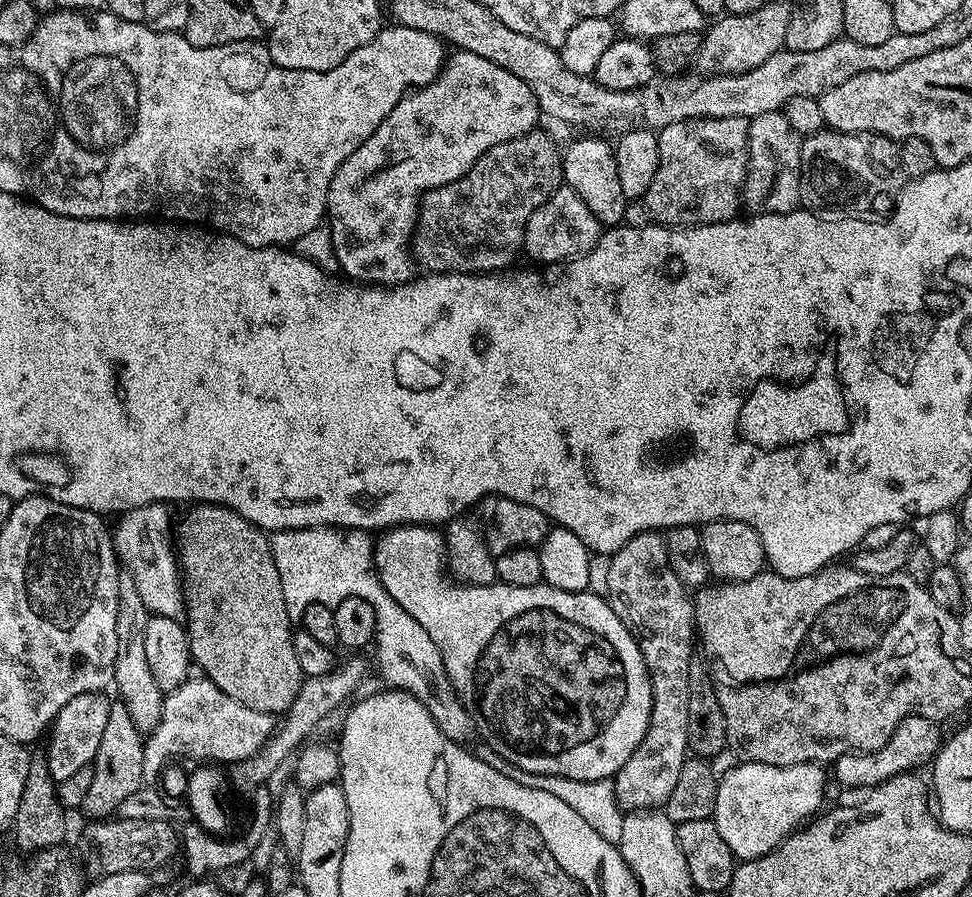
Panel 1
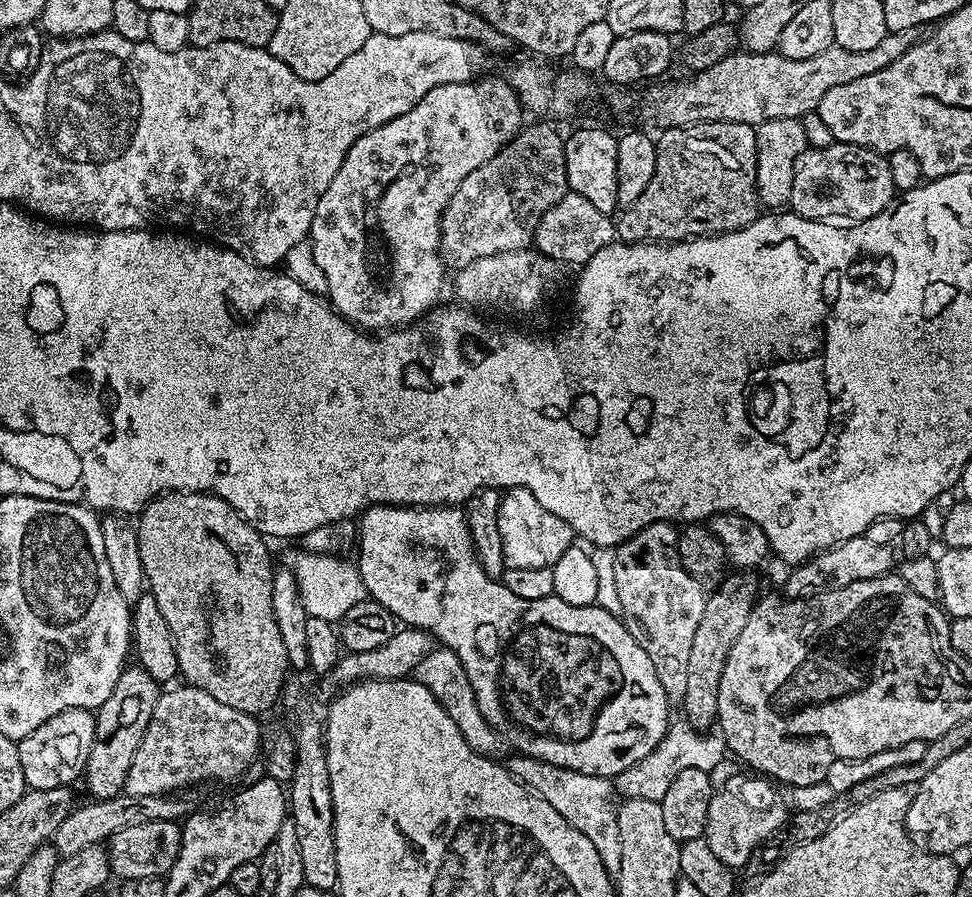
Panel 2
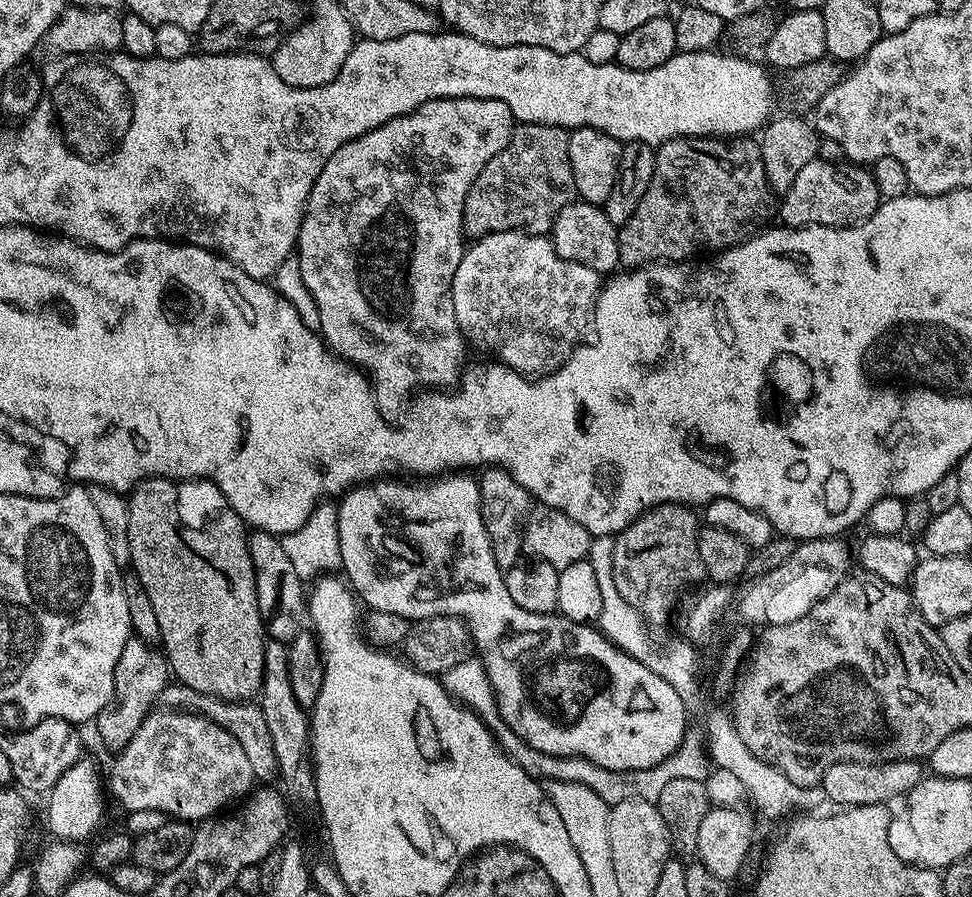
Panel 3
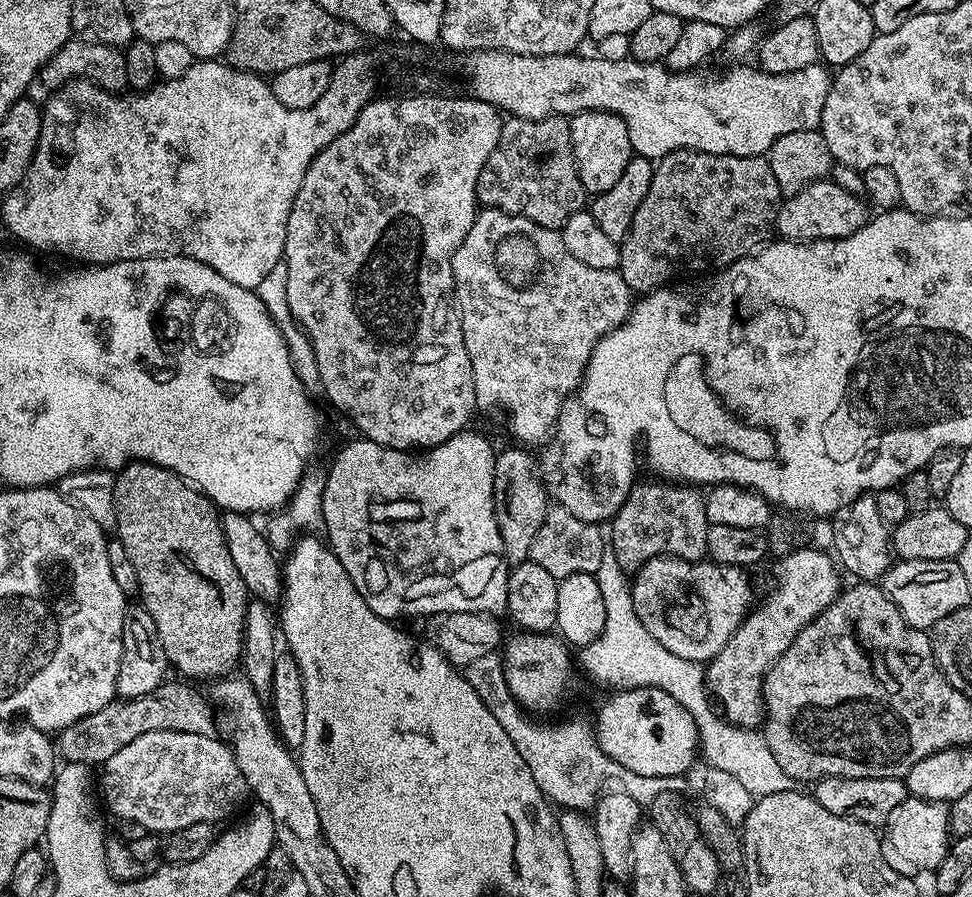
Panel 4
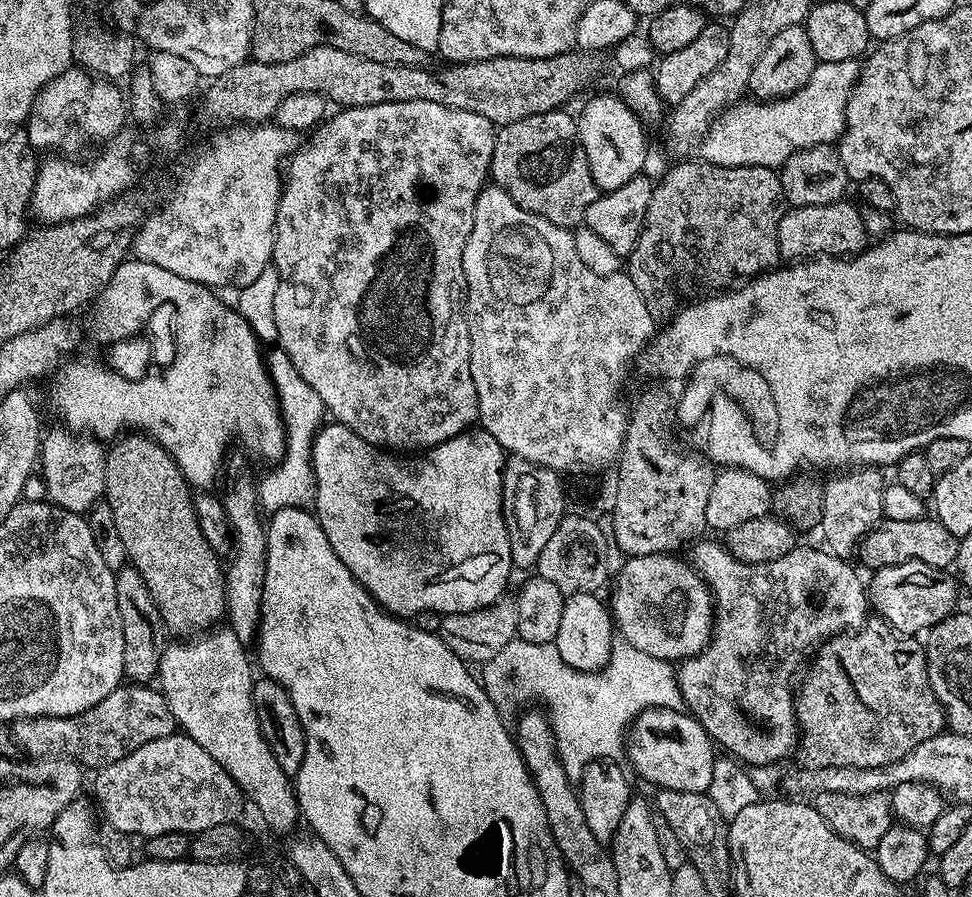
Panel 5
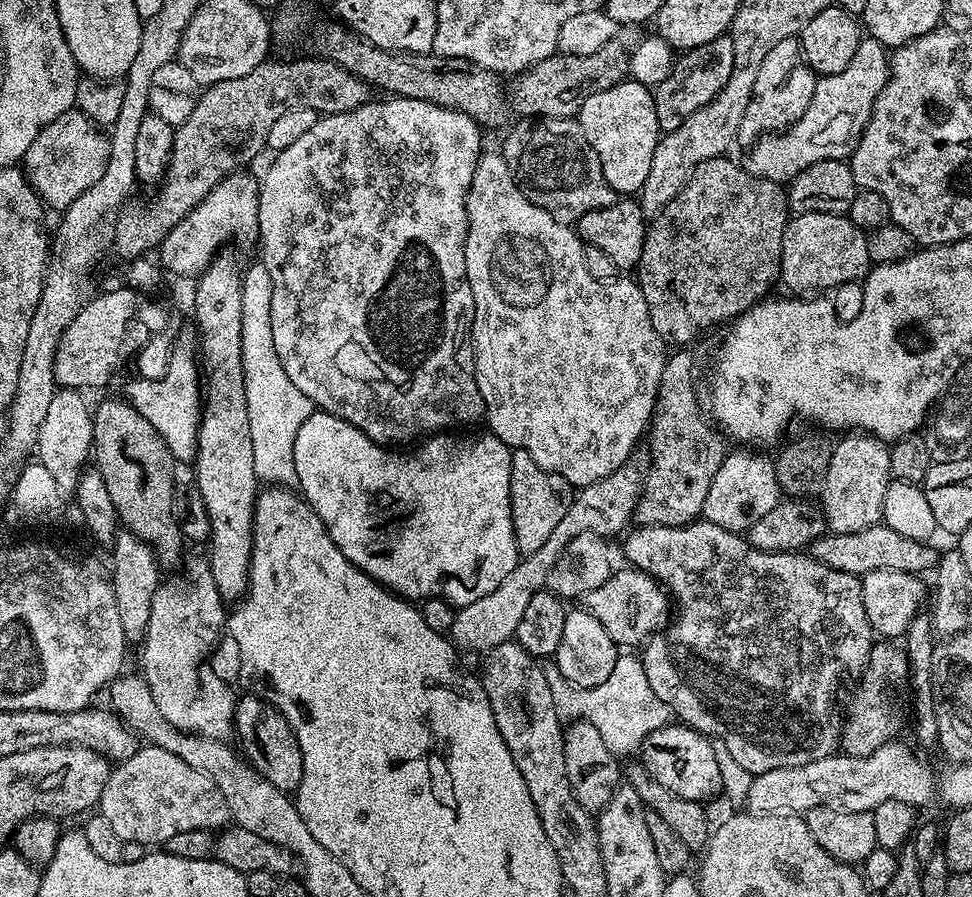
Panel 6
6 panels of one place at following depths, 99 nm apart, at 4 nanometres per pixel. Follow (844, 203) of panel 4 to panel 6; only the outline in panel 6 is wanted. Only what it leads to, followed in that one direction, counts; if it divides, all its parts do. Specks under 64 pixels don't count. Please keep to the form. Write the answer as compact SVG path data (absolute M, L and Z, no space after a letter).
M798 212L789 219L782 234L780 280L789 293L820 294L823 288L859 281L869 264L865 229L854 226L847 214Z

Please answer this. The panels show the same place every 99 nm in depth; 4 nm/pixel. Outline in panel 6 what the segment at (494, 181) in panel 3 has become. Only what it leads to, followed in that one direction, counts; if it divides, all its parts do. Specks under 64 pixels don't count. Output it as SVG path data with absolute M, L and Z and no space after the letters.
M549 116L524 118L516 123L520 124L513 123L507 129L502 151L514 182L534 206L542 206L550 218L572 226L582 214L602 210L602 206L610 206L617 200L618 193L606 182L602 162L598 162L594 146L586 142L579 119Z

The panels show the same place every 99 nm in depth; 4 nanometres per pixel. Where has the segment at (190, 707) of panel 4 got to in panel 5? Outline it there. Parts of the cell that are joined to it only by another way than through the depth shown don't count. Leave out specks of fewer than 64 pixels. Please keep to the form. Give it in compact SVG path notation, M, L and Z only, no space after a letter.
M128 682L115 688L98 706L73 716L33 716L14 724L14 740L32 758L73 760L88 770L99 770L118 758L126 758L138 746L166 738L177 731L178 725L164 693L140 682Z

